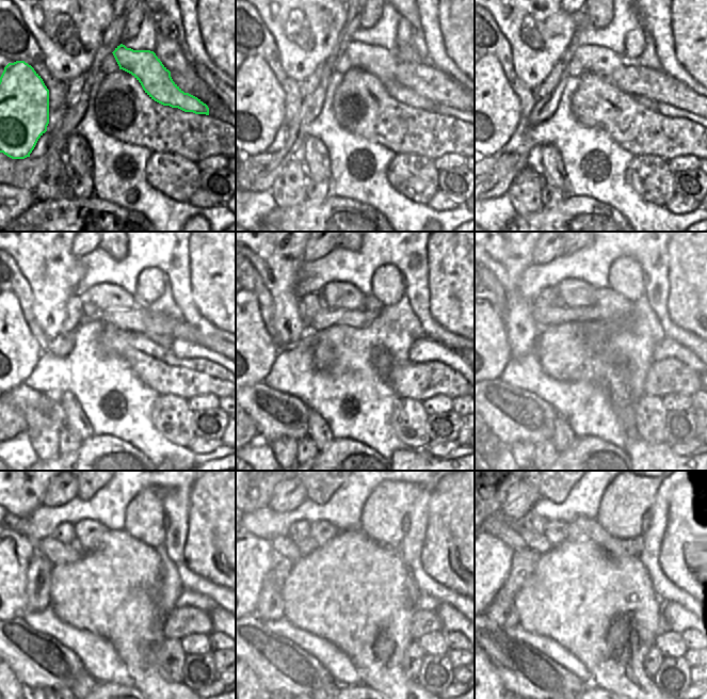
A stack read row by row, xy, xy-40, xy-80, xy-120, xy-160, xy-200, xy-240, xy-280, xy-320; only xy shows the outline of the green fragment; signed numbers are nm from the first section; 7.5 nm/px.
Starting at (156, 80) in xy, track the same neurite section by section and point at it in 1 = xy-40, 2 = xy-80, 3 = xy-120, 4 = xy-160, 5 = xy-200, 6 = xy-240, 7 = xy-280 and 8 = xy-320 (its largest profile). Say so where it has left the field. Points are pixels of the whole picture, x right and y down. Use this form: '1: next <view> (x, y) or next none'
1: next xy-40 (382, 63)
2: next xy-80 (597, 59)
3: next xy-120 (105, 296)
4: next xy-160 (337, 294)
5: next xy-200 (574, 292)
6: next xy-240 (90, 534)
7: next xy-280 (322, 531)
8: next xy-320 (556, 531)

